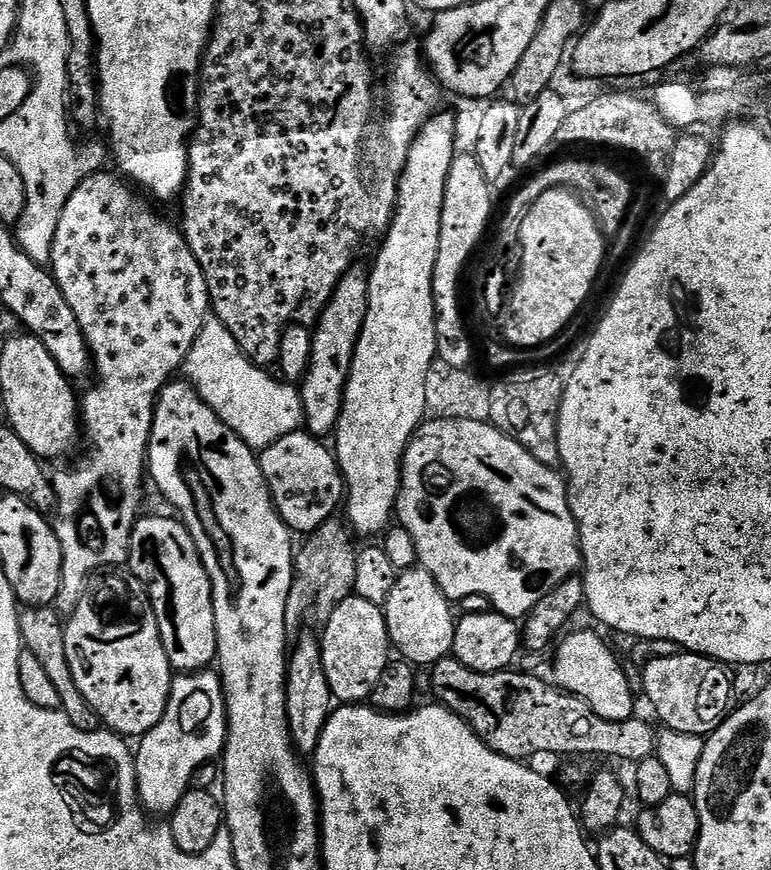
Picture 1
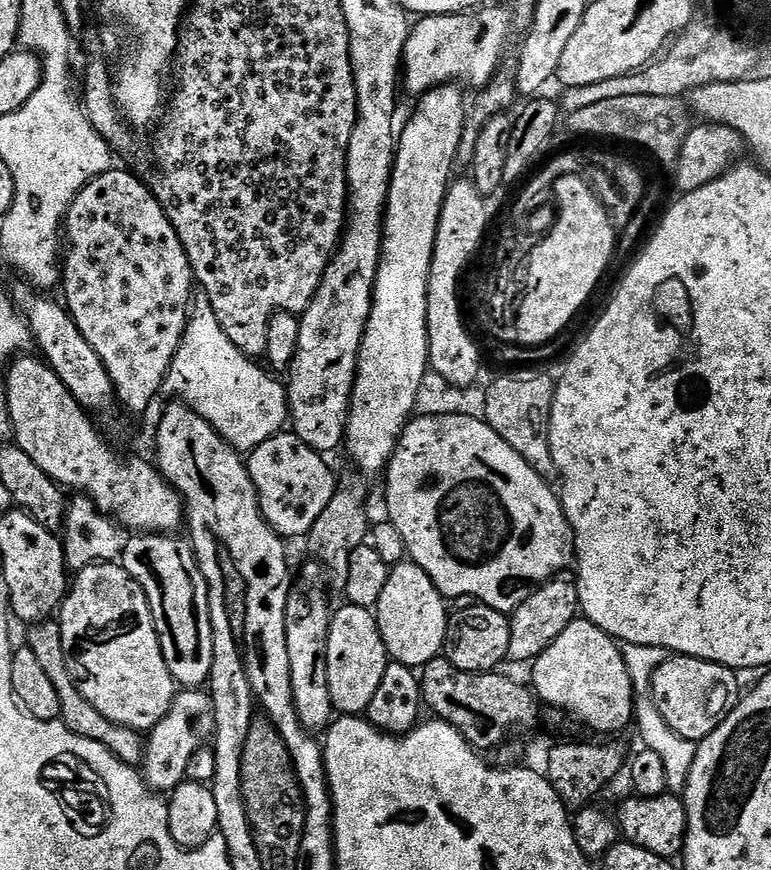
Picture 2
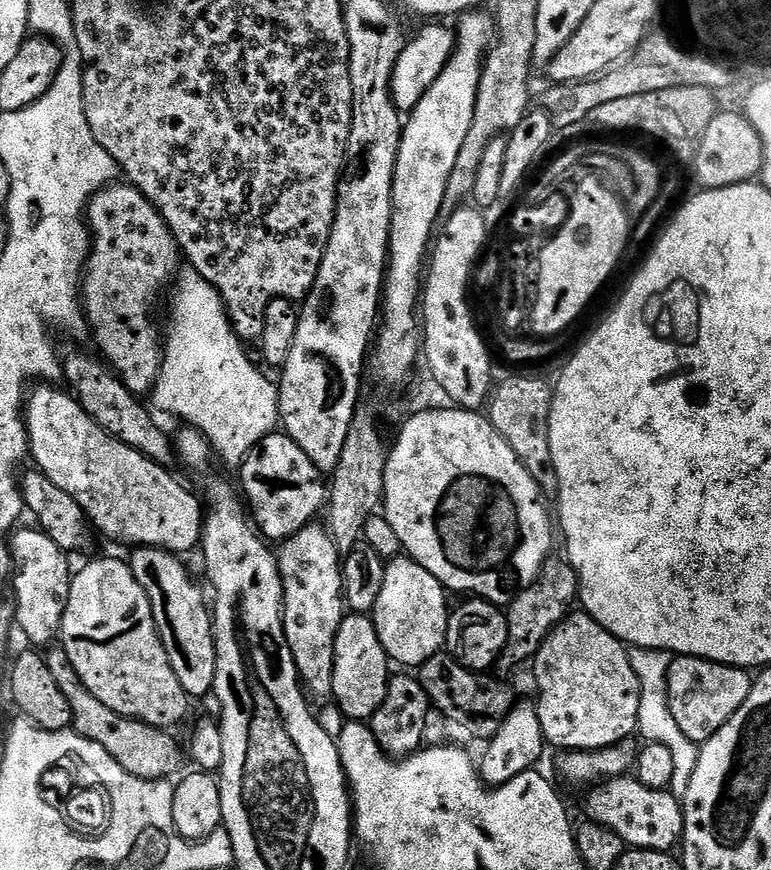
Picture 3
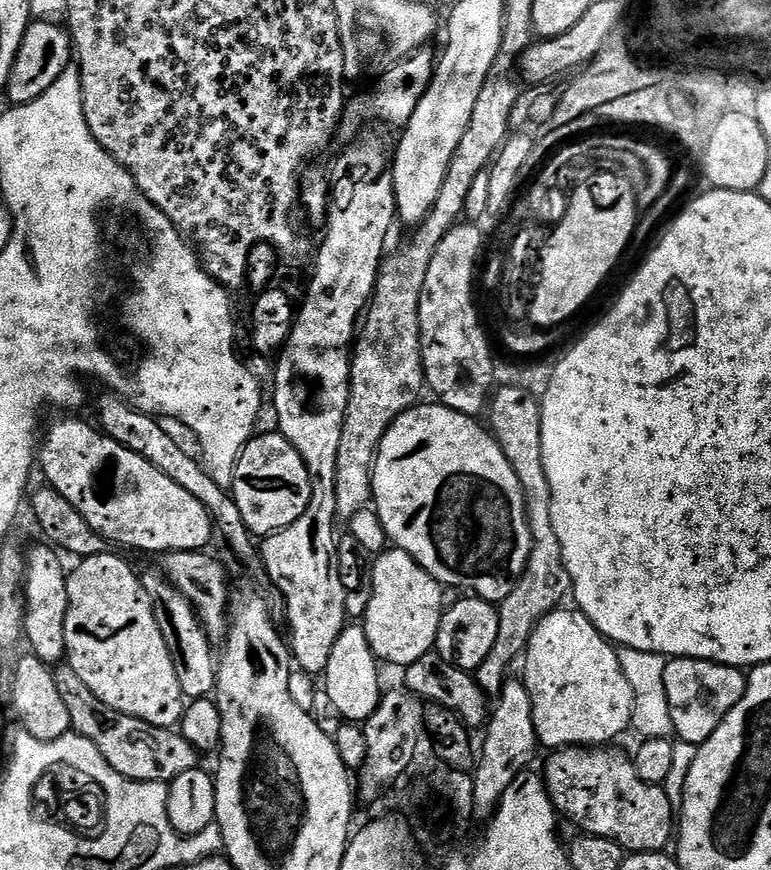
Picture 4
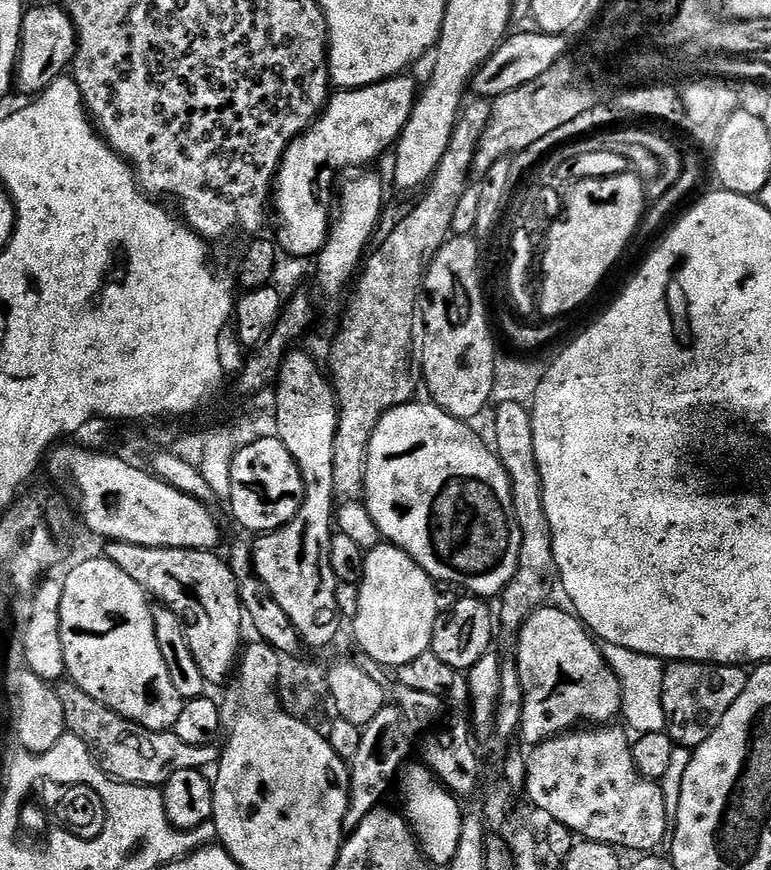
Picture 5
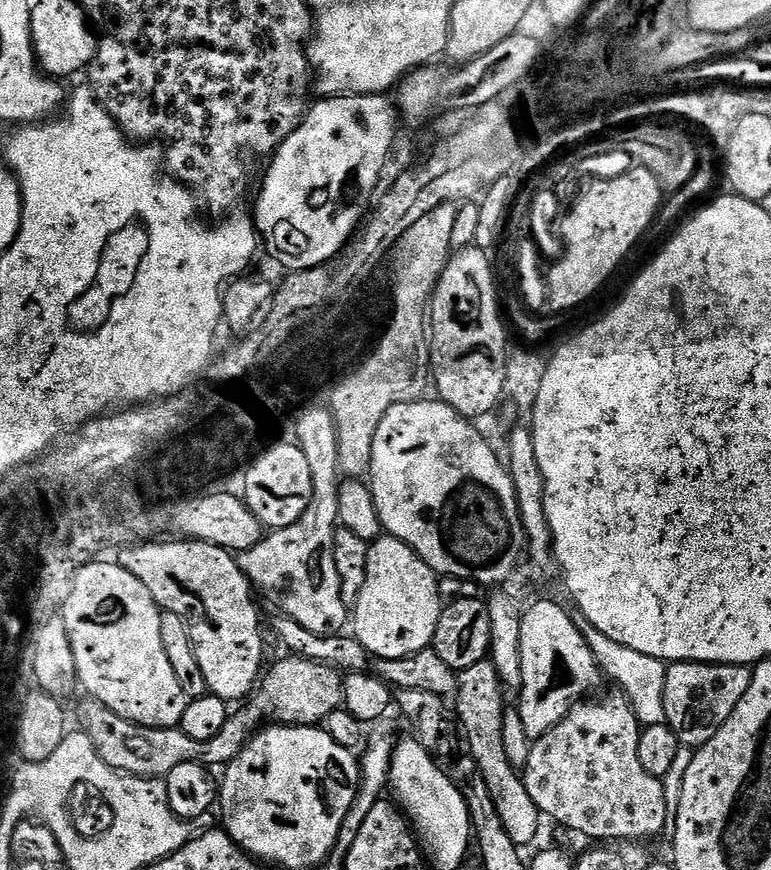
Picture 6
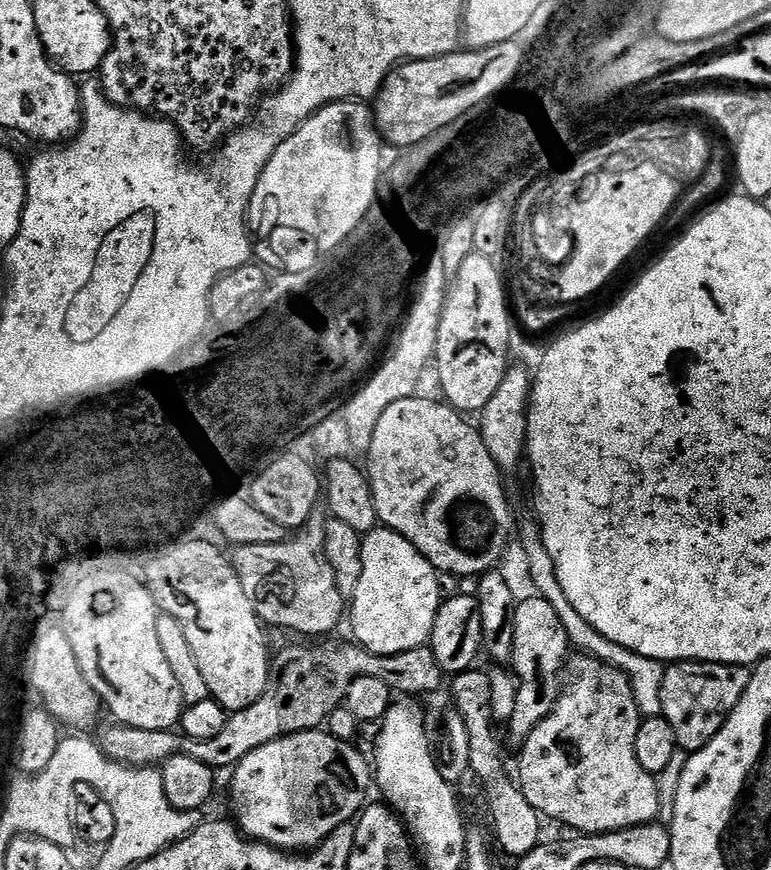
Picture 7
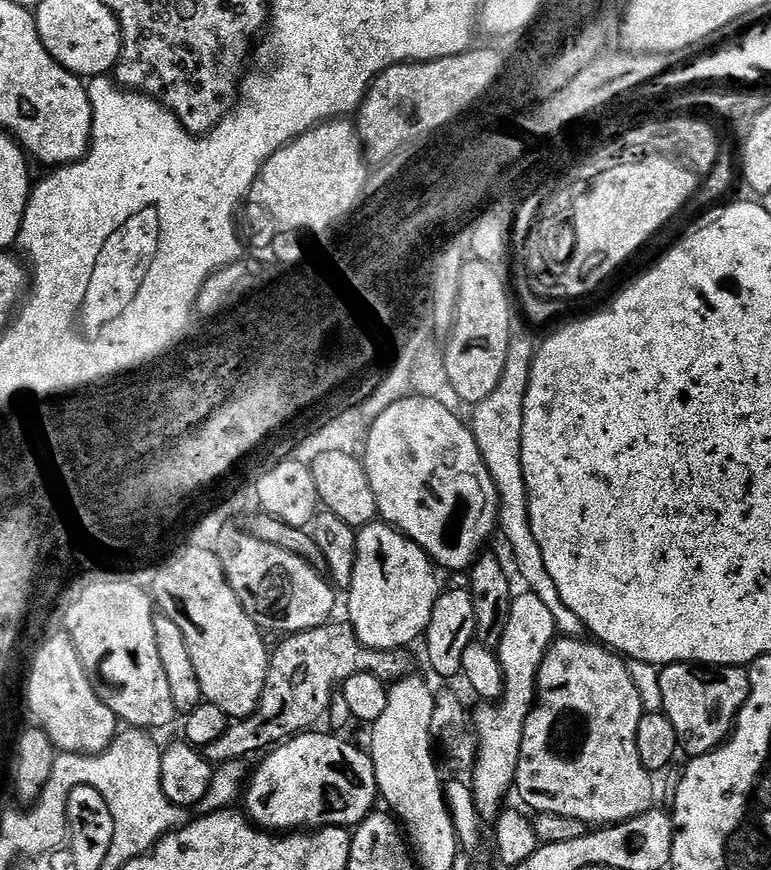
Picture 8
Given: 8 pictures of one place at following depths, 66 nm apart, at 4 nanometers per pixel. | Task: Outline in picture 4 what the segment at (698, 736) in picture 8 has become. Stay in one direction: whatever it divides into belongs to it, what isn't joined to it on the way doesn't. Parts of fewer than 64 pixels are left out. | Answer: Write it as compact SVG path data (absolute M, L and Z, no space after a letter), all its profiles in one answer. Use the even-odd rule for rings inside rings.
M689 656L669 659L666 666L666 702L670 702L673 733L683 743L705 744L710 734L722 726L726 714L738 706L747 688L745 673L739 668L716 664L712 660L695 660Z

